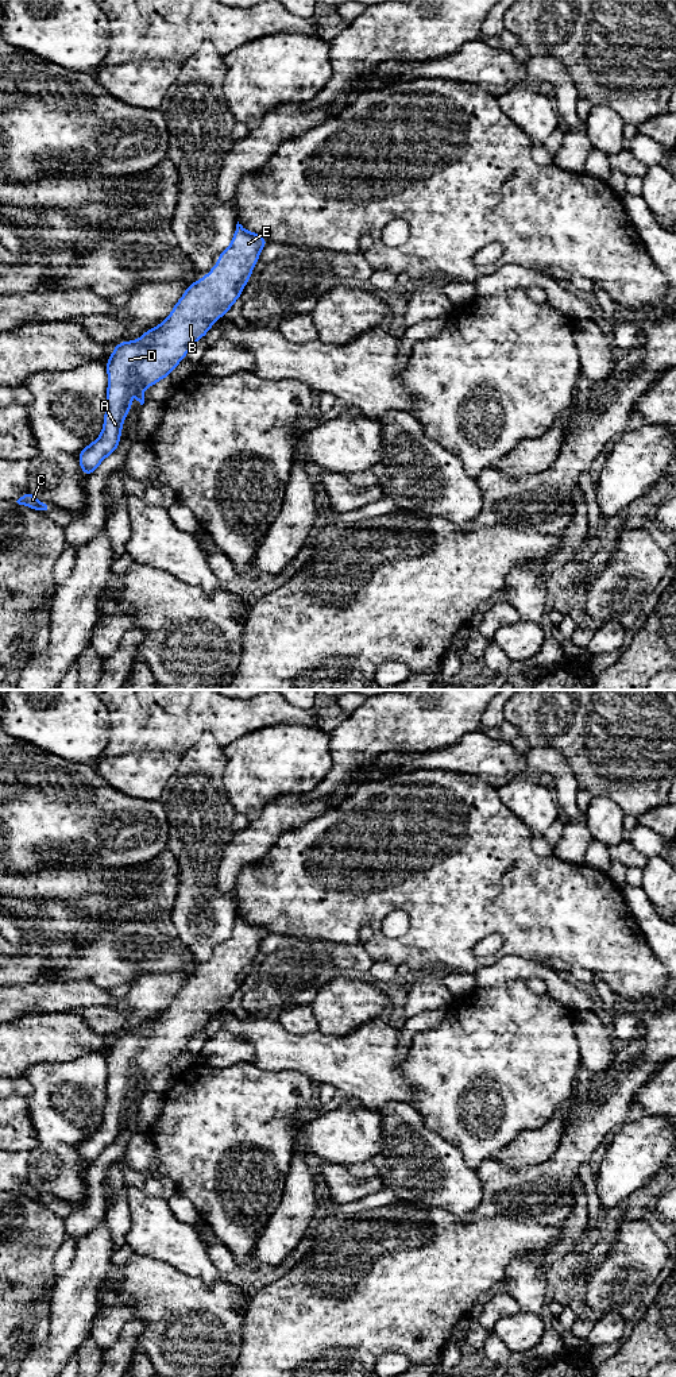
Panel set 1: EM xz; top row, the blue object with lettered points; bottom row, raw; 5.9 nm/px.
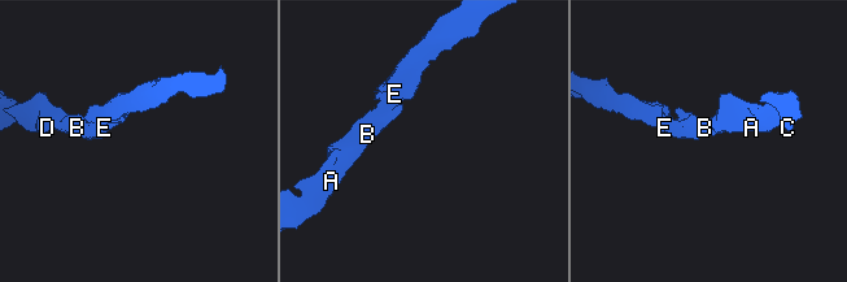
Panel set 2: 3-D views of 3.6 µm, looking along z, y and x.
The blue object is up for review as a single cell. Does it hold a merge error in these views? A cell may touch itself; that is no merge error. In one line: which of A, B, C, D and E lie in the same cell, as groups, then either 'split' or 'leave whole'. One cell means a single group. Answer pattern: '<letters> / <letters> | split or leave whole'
A B C D E | leave whole

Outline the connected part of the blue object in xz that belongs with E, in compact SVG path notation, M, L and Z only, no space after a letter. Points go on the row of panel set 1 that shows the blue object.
M237 221L232 243L219 254L217 266L202 279L188 285L171 315L140 339L115 346L105 363L108 390L104 428L98 439L78 454L86 478L120 444L123 420L131 412L131 386L139 383L135 400L143 405L144 389L169 377L193 344L240 298L267 243L264 236L246 231Z

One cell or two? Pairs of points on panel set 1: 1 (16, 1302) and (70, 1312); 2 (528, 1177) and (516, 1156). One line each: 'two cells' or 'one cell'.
1: two cells
2: two cells

